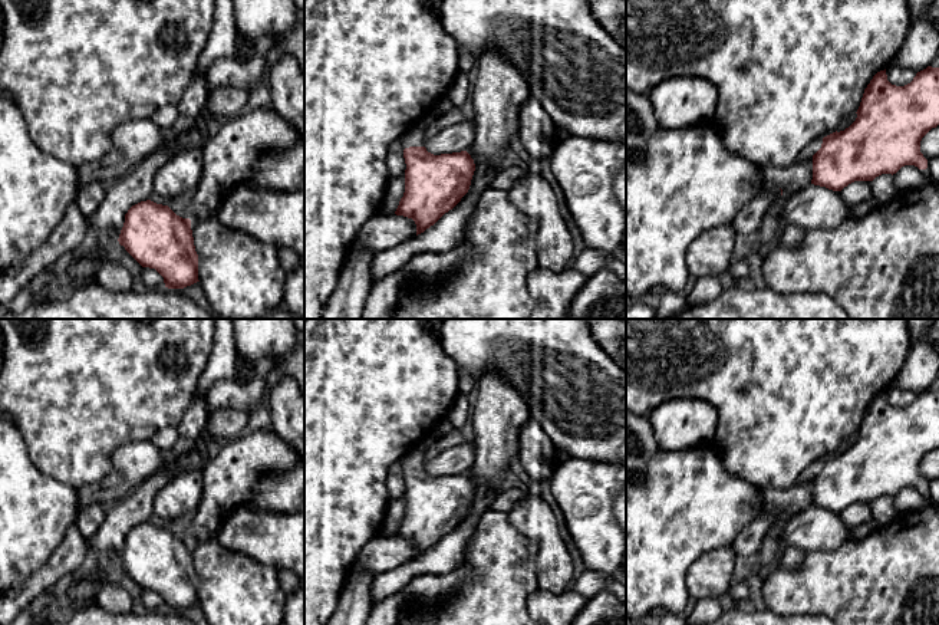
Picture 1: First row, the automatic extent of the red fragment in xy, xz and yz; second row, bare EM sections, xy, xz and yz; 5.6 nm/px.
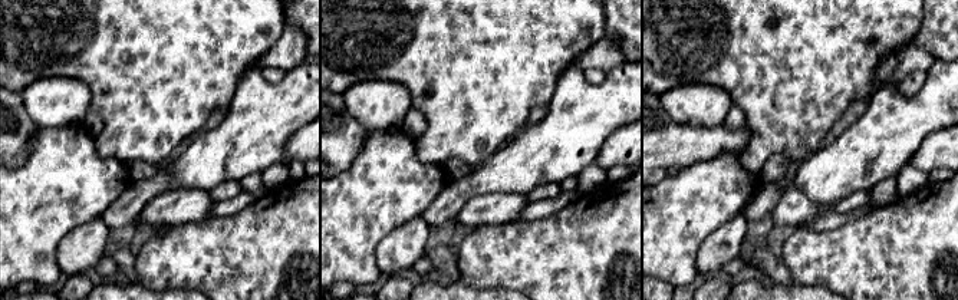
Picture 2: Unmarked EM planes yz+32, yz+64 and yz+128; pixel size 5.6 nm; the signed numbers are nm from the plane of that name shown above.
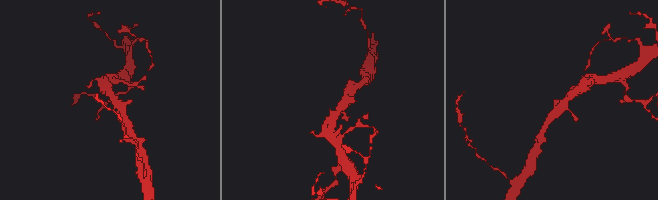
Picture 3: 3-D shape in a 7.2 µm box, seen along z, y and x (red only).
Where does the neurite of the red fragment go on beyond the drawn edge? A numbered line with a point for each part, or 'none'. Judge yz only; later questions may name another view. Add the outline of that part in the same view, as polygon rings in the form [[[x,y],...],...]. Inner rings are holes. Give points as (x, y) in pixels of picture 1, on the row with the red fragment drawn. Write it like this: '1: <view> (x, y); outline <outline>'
1: yz (747, 221); outline [[[765,185],[762,193],[745,204],[734,217],[731,226],[737,236],[757,237],[765,211],[771,204],[778,203],[780,198],[781,190],[777,185]]]

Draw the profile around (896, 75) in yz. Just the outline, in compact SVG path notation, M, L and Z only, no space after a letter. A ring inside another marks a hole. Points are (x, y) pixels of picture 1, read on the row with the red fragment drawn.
M889 66L886 69L887 80L896 86L905 86L913 80L917 72L900 66Z

